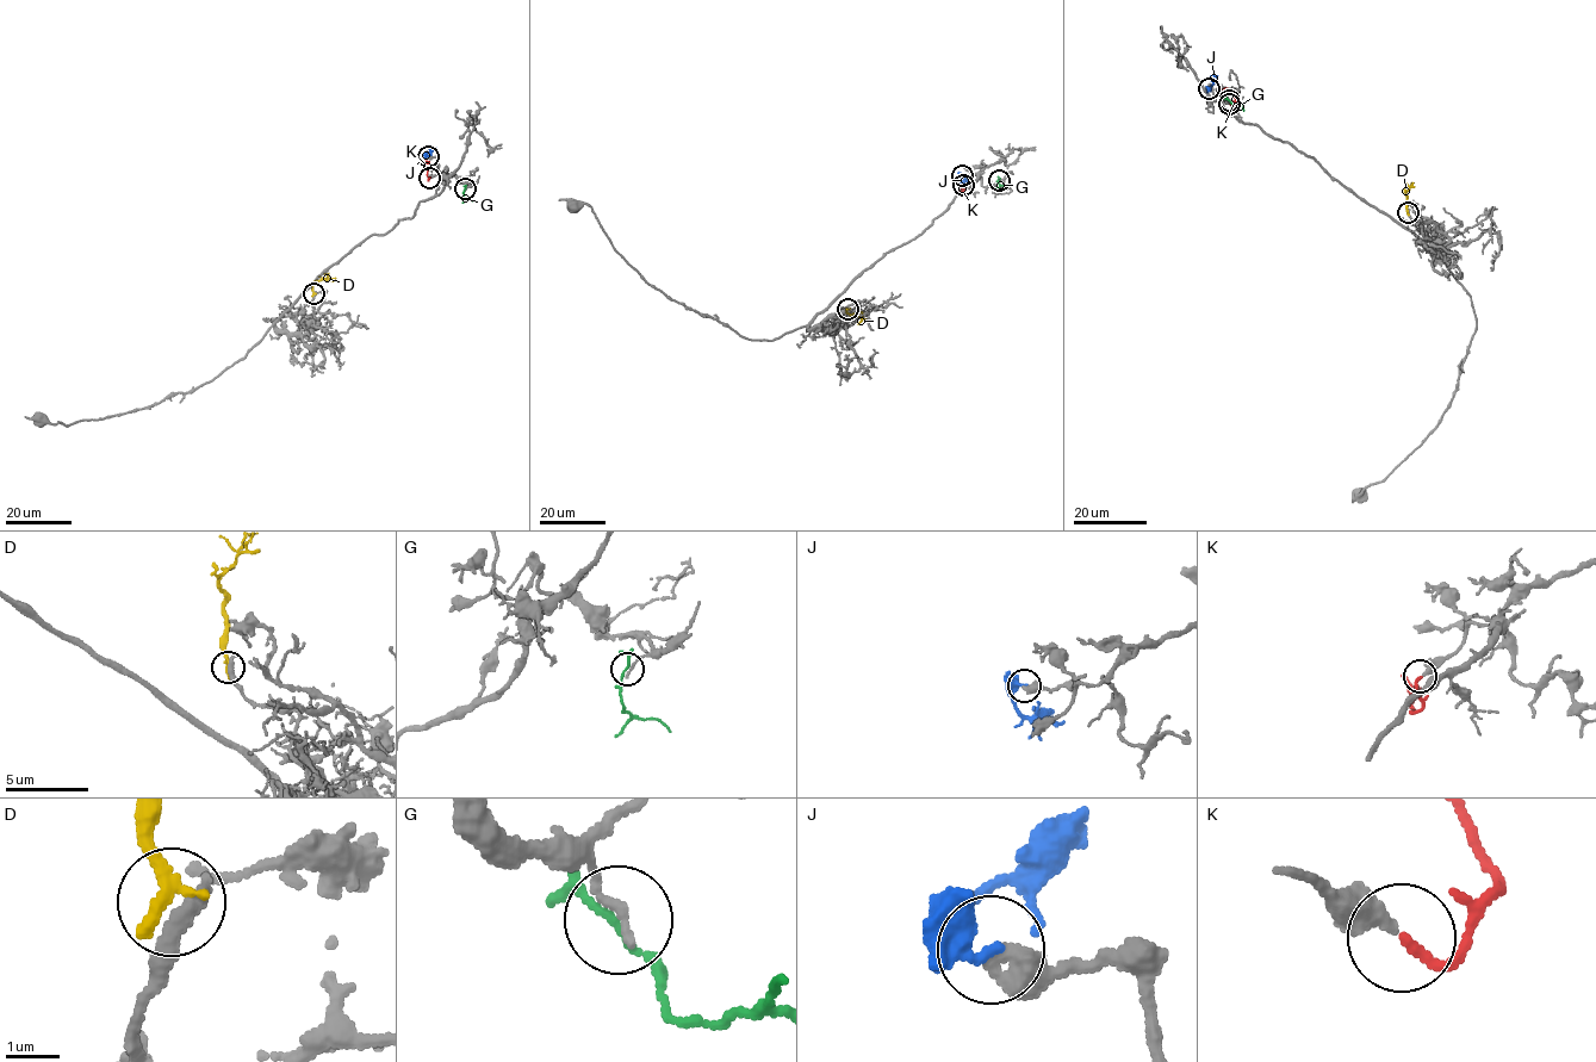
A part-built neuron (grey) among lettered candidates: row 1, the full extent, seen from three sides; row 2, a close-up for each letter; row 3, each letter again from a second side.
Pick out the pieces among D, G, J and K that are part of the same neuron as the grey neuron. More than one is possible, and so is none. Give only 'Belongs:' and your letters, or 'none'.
Belongs: K

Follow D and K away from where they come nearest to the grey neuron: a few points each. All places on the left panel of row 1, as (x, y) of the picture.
D: (314, 293), (315, 281), (335, 278)
K: (428, 178), (426, 161)

